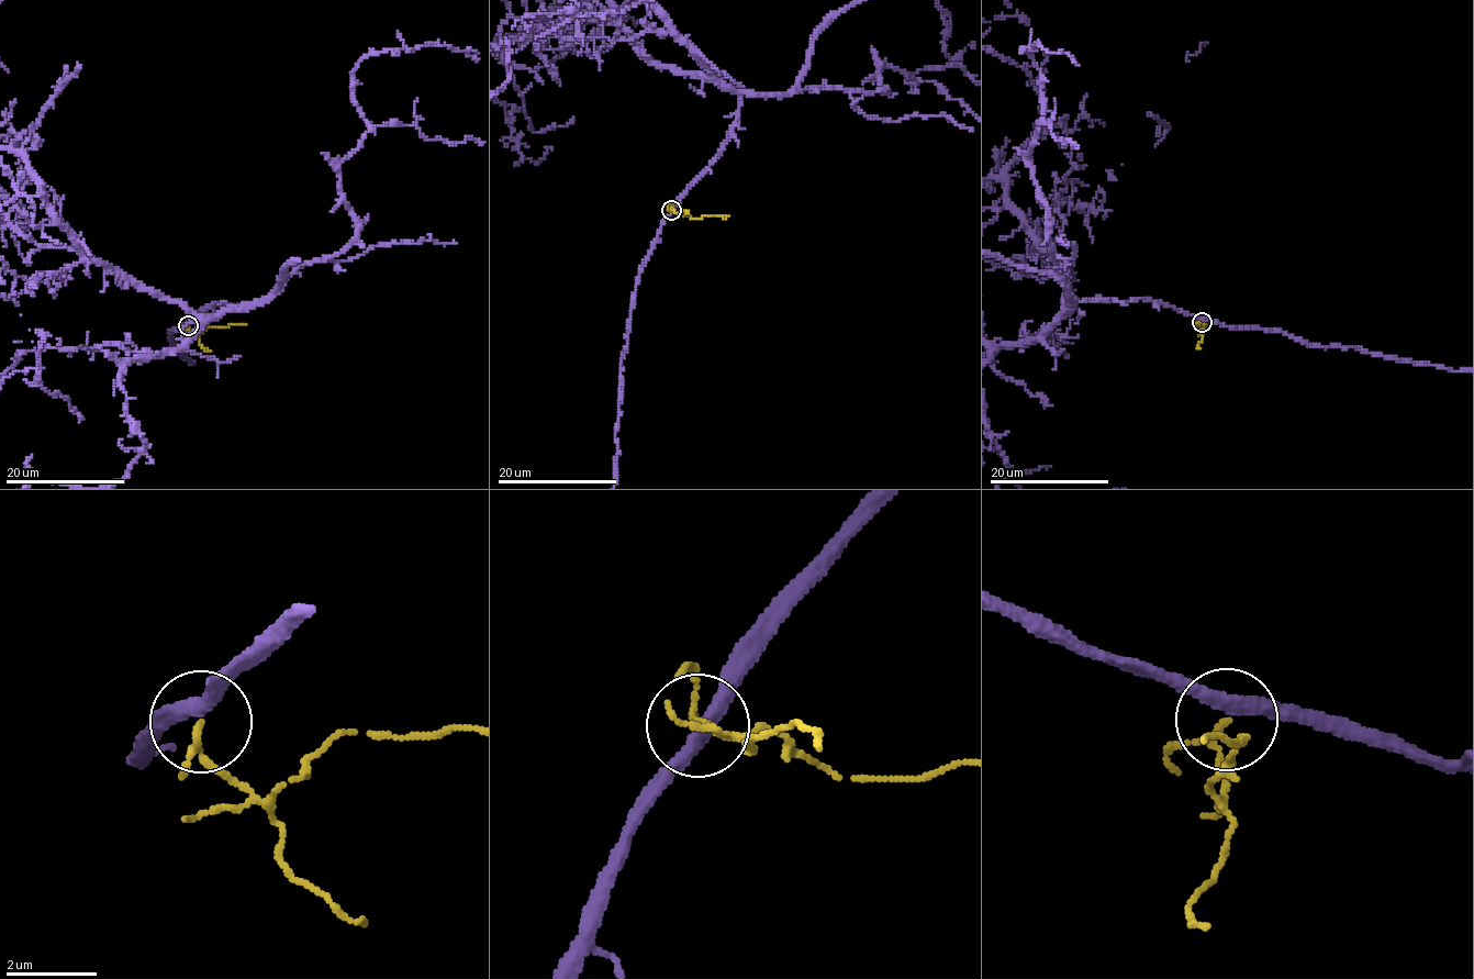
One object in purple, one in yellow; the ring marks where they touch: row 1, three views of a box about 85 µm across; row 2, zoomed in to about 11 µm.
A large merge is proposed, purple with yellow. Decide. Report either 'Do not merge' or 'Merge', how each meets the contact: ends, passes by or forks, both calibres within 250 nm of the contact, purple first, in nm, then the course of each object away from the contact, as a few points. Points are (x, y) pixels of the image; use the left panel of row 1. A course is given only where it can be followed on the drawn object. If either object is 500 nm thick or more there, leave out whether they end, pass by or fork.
Merge. At the ring purple passes by. At the ring yellow passes by. Thickness 320 nm (purple) against 100 nm. Course of yellow: (188, 324), (197, 335), (208, 326), (245, 325)

